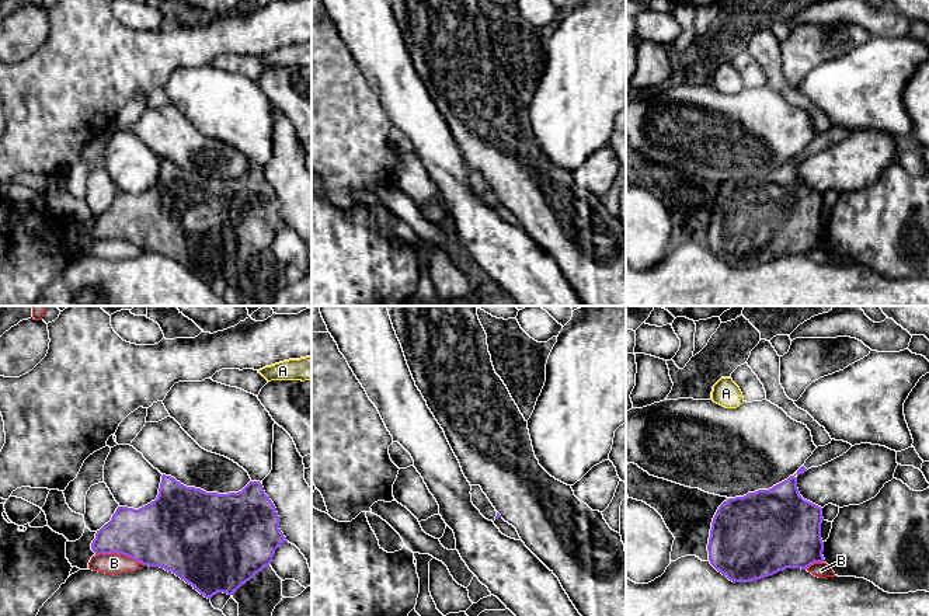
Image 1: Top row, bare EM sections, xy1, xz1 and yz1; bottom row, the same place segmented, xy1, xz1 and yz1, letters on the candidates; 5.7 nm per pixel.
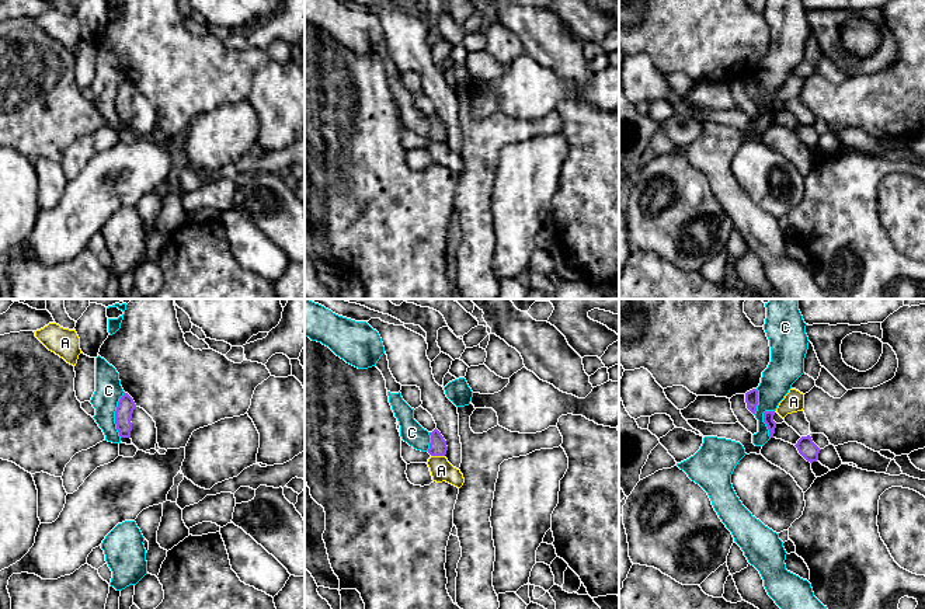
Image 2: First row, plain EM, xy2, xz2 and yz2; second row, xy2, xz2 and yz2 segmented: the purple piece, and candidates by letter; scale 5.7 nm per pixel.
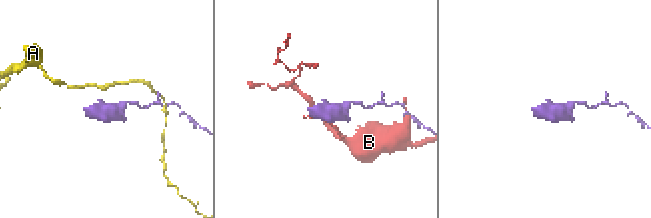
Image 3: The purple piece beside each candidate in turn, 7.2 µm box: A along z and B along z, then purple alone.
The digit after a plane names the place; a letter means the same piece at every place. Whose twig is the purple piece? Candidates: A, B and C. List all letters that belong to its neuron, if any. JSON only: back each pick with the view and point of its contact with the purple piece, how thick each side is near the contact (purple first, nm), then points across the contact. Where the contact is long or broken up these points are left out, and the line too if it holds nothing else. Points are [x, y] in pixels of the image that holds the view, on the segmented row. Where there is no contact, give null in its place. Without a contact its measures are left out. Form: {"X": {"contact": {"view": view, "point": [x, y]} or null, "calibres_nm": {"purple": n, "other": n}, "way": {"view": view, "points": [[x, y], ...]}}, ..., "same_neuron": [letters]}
{"same_neuron": []}

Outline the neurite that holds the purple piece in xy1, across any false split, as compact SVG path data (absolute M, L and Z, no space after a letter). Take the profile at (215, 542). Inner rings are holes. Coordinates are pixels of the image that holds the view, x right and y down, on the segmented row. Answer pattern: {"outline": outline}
{"outline": "M163 474L157 498L139 509L118 507L111 521L97 530L91 550L95 554L123 554L143 565L164 568L210 599L218 592L233 595L271 564L275 550L285 542L276 508L260 481L250 481L239 493L218 494L187 487Z"}

